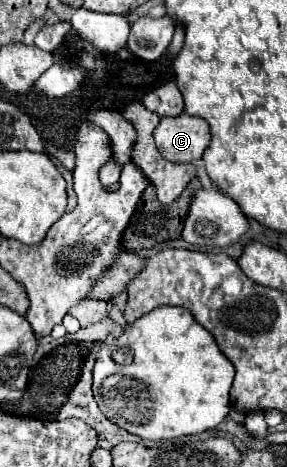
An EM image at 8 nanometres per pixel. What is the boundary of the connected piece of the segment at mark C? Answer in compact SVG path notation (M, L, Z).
M185 112L175 118L161 118L155 128L157 150L169 162L197 162L209 142L209 124L203 118L195 118Z

